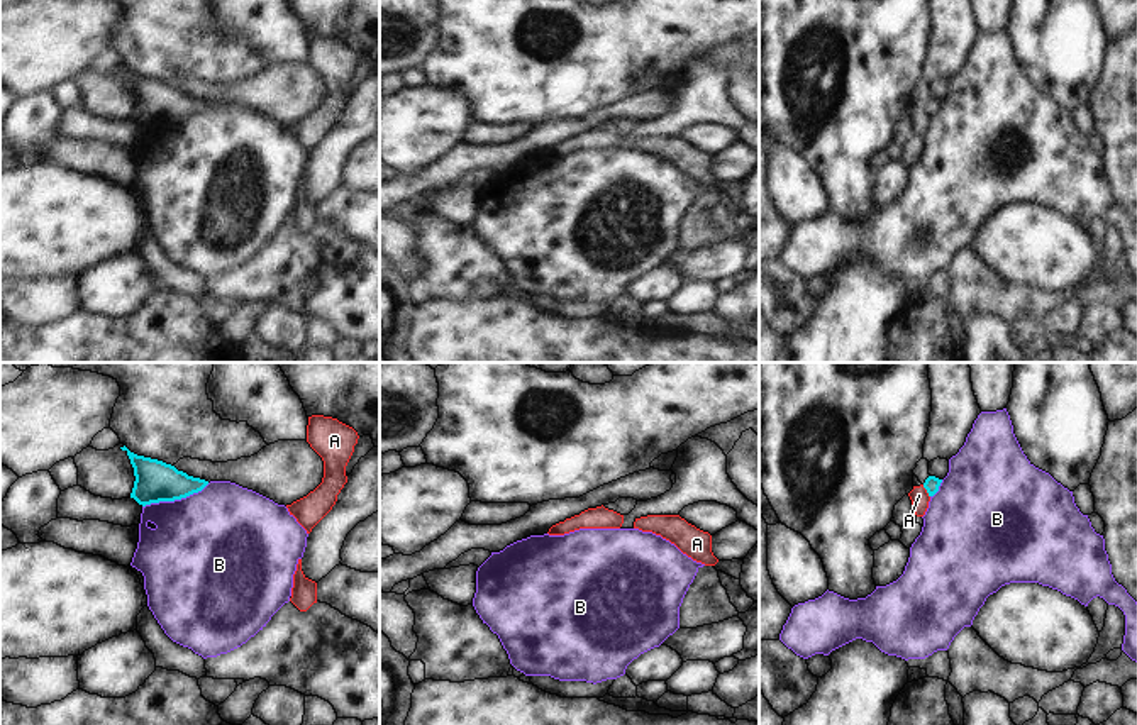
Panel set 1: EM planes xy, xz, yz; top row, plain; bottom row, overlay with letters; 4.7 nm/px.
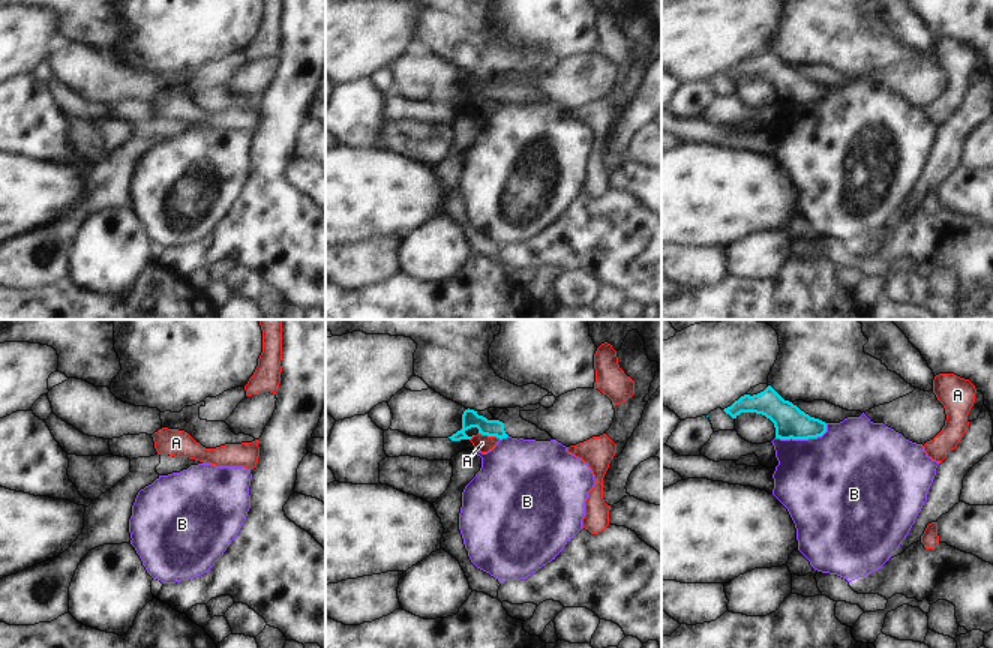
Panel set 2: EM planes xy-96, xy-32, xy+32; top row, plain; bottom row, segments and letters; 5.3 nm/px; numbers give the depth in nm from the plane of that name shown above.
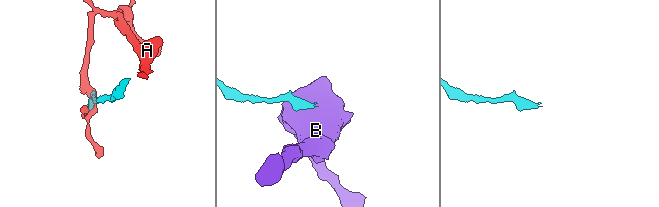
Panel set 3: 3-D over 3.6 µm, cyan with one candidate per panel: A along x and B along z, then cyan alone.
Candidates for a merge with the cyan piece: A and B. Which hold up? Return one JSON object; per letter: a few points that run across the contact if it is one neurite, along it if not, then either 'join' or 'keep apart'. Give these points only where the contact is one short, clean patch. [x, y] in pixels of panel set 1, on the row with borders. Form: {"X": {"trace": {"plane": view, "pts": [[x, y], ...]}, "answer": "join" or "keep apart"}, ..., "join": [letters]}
{"A": {"trace": {"plane": "yz", "pts": [[922, 485], [929, 497]]}, "answer": "keep apart"}, "B": {"answer": "keep apart"}, "join": []}

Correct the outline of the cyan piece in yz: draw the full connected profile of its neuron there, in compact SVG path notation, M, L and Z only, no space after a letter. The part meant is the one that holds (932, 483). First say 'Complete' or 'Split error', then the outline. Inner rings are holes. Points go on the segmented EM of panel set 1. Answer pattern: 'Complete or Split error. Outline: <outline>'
Split error. Outline: M920 459L917 462L917 468L913 469L913 474L923 484L929 496L934 496L939 491L939 486L940 486L942 479L929 474L929 461L927 459Z

